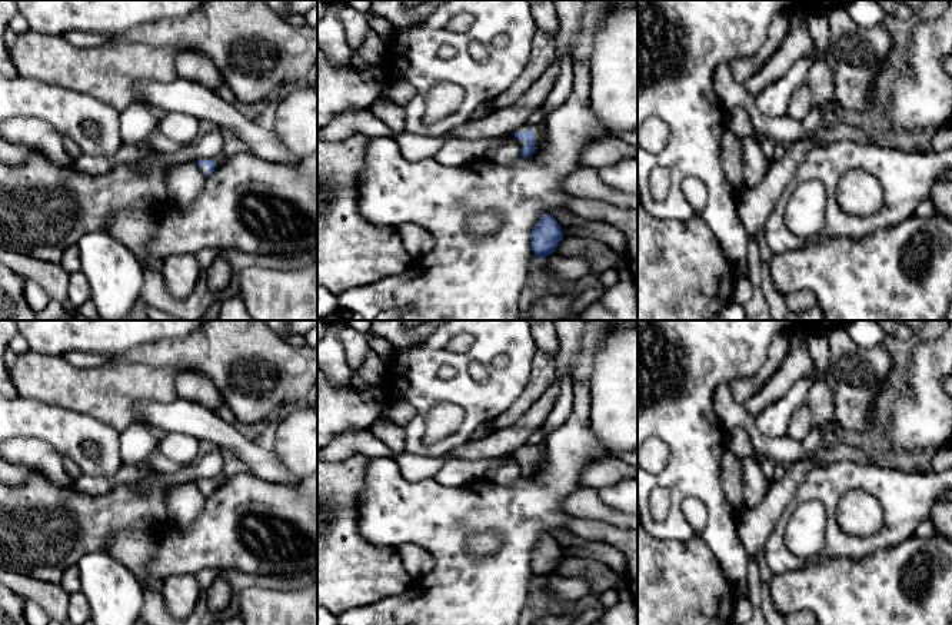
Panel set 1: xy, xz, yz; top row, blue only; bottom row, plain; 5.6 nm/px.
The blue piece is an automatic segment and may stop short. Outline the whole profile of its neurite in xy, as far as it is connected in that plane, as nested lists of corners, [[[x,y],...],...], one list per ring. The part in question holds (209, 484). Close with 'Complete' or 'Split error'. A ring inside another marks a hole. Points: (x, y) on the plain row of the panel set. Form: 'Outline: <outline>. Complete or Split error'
Outline: [[[217,476],[217,478],[209,478],[209,479],[199,479],[196,481],[202,495],[204,498],[210,496],[216,488],[220,486],[220,483],[223,482],[224,478]]]. Split error

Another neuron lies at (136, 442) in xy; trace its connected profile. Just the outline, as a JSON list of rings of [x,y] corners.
[[[142,423],[130,425],[119,433],[119,449],[123,465],[143,465],[154,446],[154,435]]]

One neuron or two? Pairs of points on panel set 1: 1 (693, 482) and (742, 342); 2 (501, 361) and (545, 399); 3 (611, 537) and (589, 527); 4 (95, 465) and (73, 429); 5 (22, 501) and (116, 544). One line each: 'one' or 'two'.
1: one
2: two
3: one
4: one
5: two

